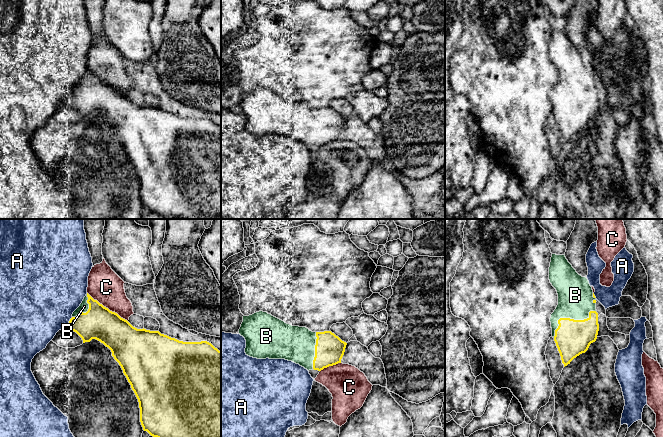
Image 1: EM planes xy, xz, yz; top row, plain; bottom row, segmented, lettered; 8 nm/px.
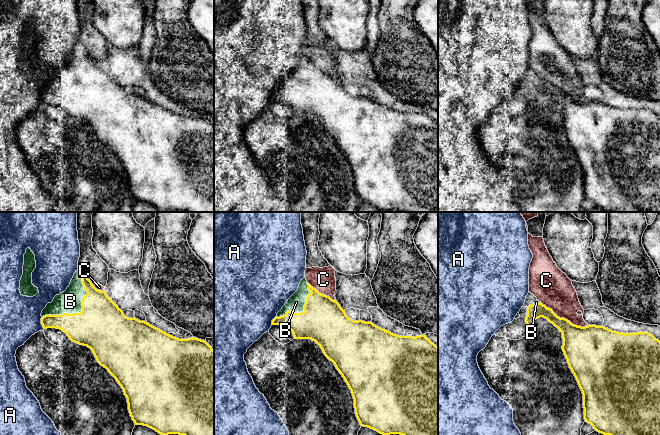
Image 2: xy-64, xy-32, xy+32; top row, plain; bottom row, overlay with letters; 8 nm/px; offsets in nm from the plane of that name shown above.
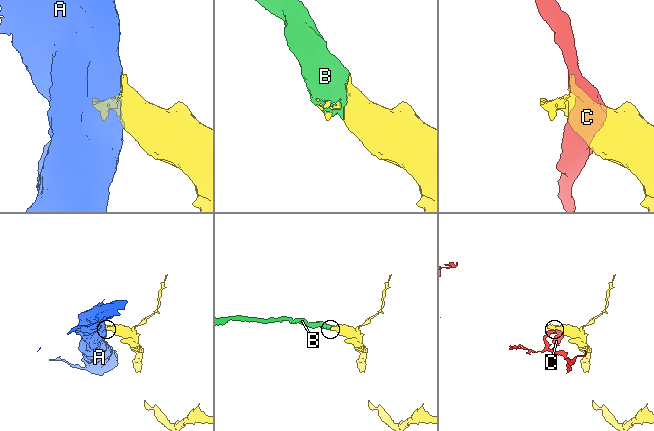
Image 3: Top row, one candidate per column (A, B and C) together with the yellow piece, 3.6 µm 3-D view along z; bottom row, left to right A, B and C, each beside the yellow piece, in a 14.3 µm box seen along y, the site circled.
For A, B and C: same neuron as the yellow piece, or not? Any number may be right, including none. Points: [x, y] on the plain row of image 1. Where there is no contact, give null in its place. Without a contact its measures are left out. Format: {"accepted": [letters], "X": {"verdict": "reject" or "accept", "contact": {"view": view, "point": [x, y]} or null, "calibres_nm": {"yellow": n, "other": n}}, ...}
{"accepted": ["B"], "A": {"verdict": "reject", "contact": {"view": "xy", "point": [69, 99]}, "calibres_nm": {"yellow": 260, "other": 460}}, "B": {"verdict": "accept", "contact": {"view": "yz", "point": [570, 95]}, "calibres_nm": {"yellow": 280, "other": 280}}, "C": {"verdict": "reject", "contact": {"view": "xy", "point": [107, 84]}, "calibres_nm": {"yellow": 260, "other": 280}}}

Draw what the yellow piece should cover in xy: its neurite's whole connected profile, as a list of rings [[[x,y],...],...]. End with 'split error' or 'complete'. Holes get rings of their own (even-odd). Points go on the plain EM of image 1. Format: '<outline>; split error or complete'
[[[88,69],[73,88],[67,105],[76,108],[83,119],[96,115],[111,126],[138,175],[144,207],[166,218],[221,219],[221,127],[211,119],[183,118],[159,107],[137,105]]]; split error

